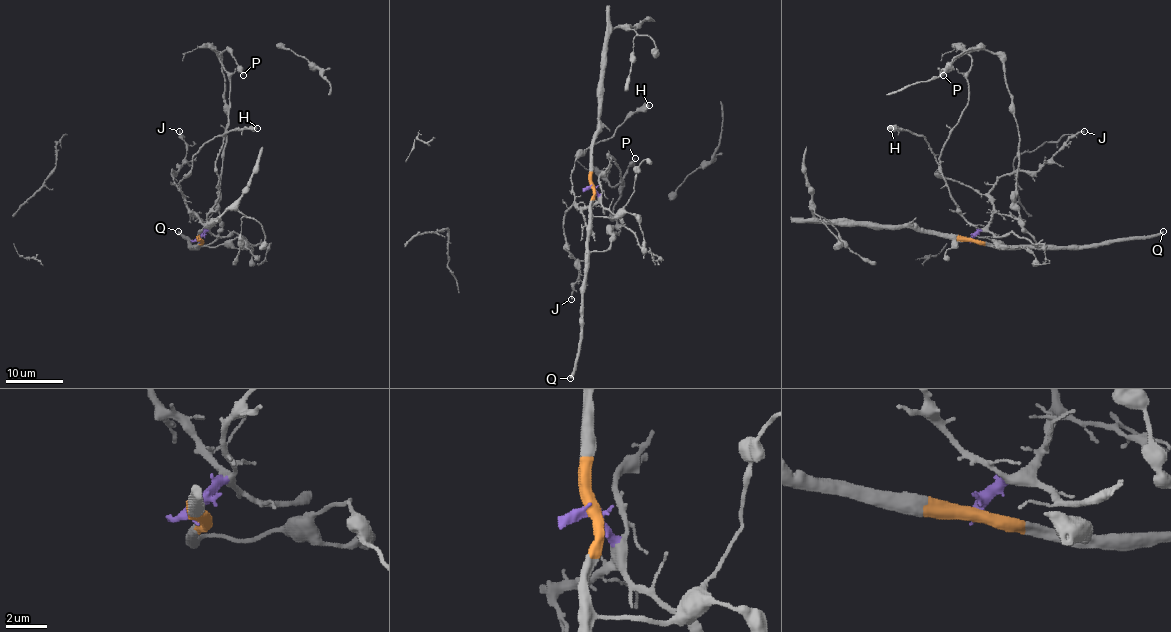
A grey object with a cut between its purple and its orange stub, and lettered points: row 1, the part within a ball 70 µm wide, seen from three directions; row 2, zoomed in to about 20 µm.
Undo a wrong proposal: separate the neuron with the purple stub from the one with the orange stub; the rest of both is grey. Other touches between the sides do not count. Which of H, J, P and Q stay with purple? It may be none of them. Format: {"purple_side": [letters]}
{"purple_side": ["H", "J"]}

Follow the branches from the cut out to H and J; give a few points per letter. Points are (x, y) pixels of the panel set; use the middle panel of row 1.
H: (591, 186), (598, 199), (579, 208), (571, 176), (575, 159), (649, 105)
J: (591, 186), (598, 199), (582, 208), (575, 203), (565, 213), (565, 245), (578, 268), (578, 281), (571, 299)

